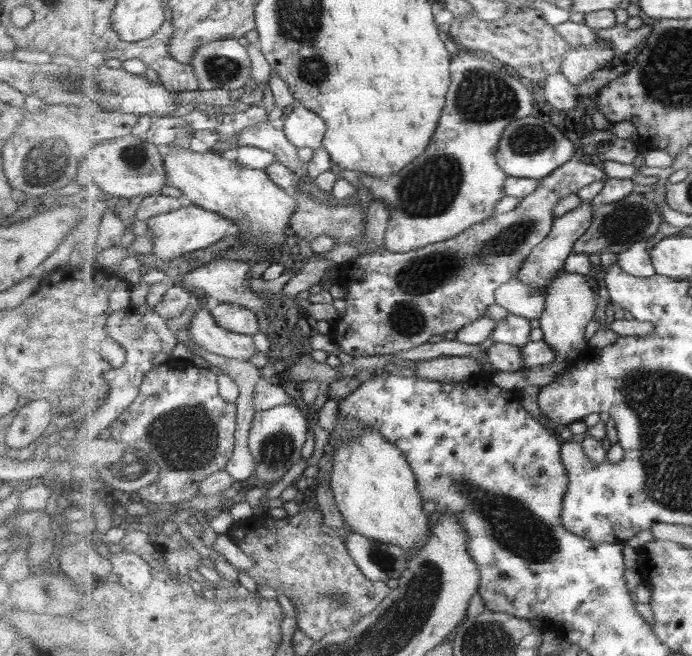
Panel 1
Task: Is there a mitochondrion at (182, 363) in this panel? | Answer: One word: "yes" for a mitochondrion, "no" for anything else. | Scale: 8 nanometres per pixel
no

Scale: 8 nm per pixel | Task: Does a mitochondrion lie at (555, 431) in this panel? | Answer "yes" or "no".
no

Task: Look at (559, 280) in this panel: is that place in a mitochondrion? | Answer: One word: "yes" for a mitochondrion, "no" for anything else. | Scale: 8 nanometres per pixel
no

